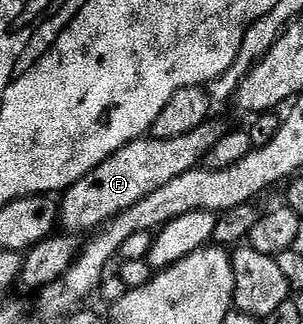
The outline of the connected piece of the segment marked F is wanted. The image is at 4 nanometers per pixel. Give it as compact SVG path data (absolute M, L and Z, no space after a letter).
M211 117L180 137L133 139L131 143L108 156L96 169L80 177L80 181L61 192L57 220L61 230L66 233L90 233L101 228L120 213L124 213L124 209L132 209L132 205L148 197L148 193L156 193L160 185L168 185L168 181L176 181L176 177L195 170L208 149L212 149L212 145L216 145L216 141L220 141L220 137L224 137L231 129L231 124Z

